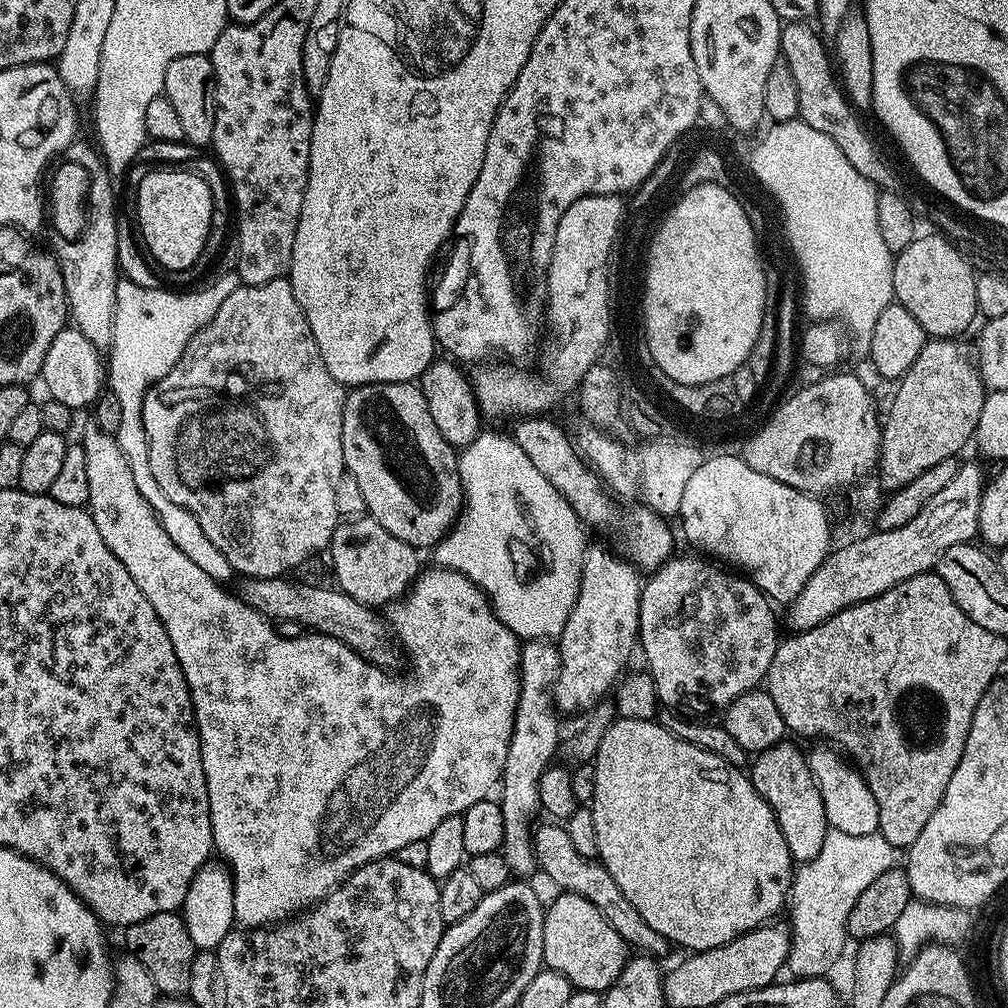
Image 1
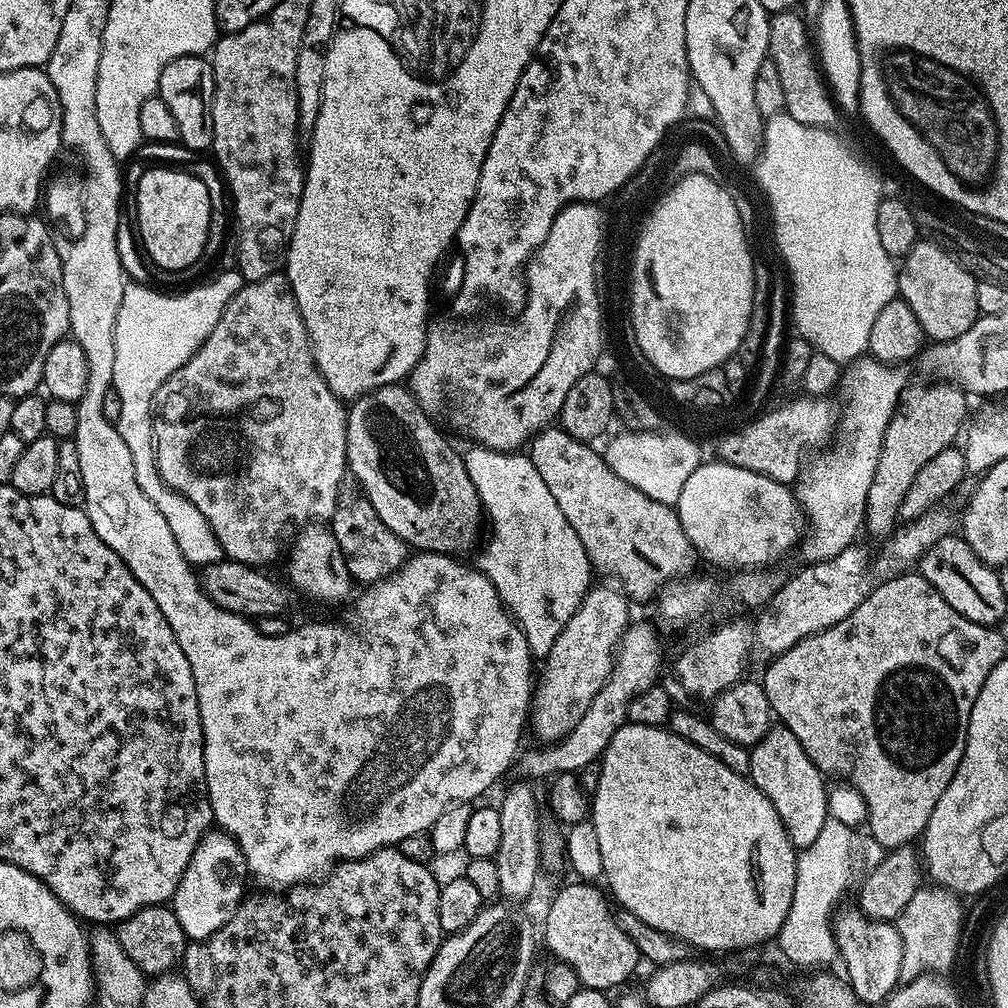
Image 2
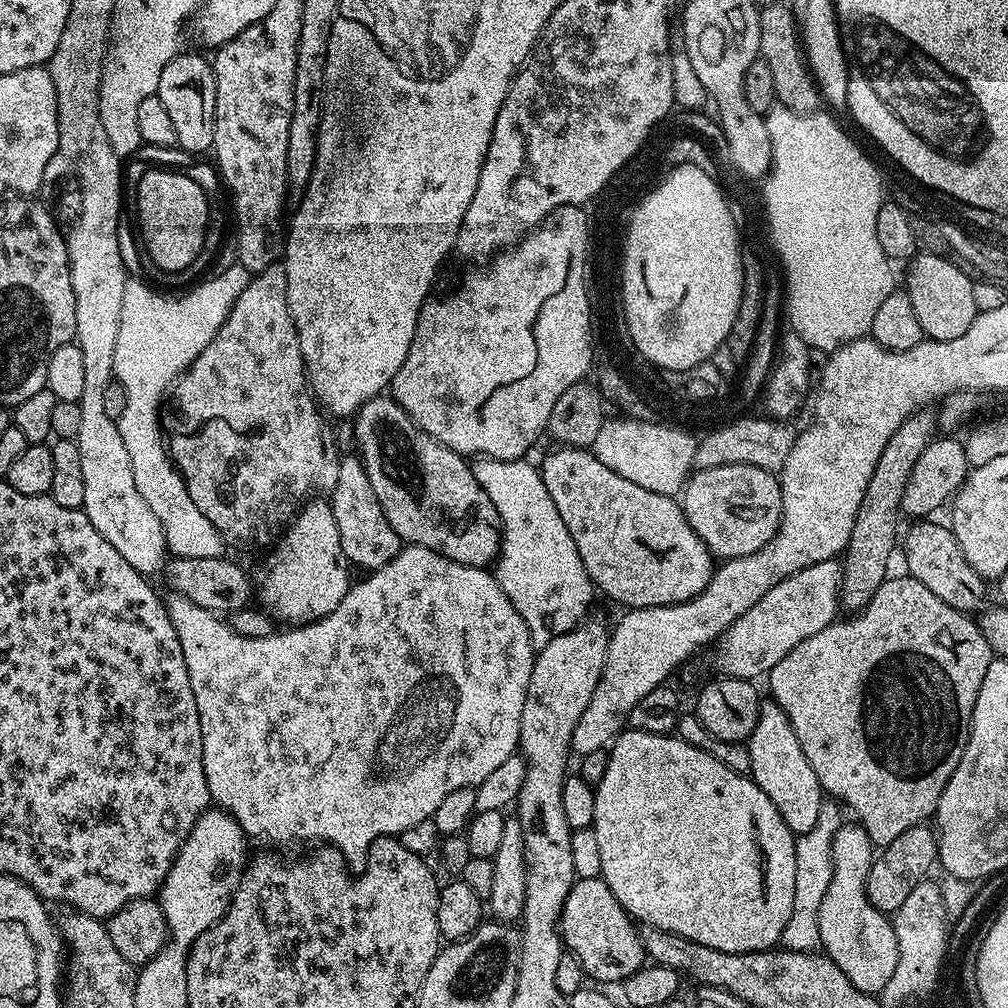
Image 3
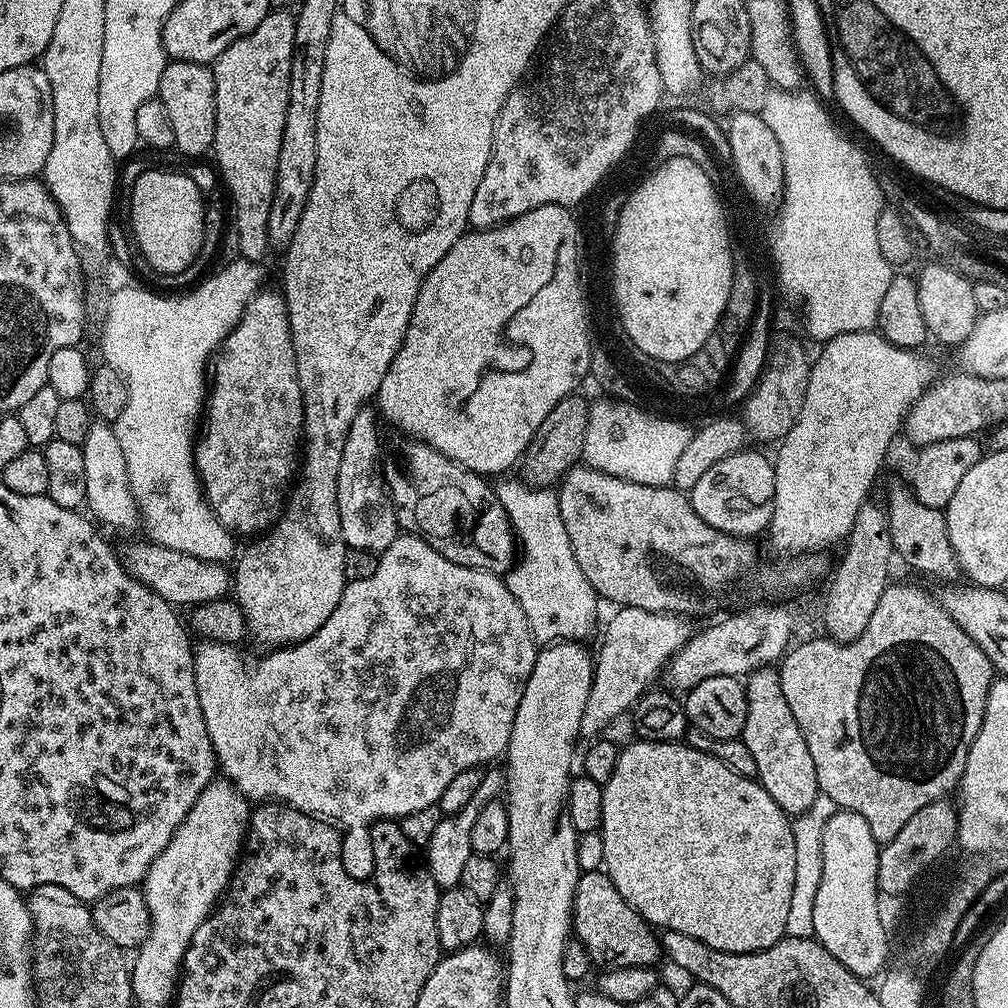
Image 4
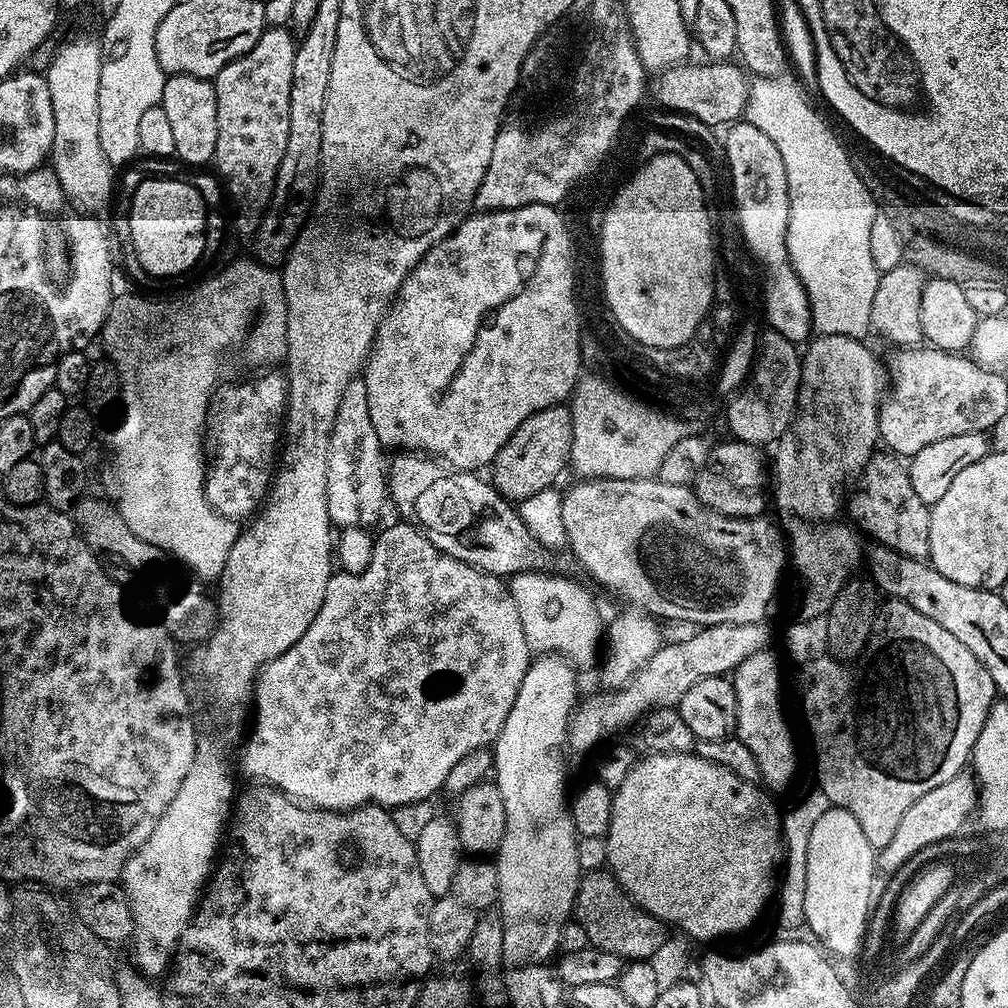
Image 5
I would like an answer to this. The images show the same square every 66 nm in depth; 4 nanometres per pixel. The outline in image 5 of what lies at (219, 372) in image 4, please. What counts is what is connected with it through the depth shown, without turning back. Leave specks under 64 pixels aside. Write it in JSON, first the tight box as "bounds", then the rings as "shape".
{"bounds":[206,370,288,521],"shape":[[[268,370],[257,380],[248,380],[245,384],[236,384],[220,400],[220,409],[215,409],[214,424],[216,426],[210,436],[216,439],[216,458],[210,464],[206,476],[208,500],[227,520],[247,521],[261,511],[266,497],[269,495],[272,481],[278,471],[278,453],[282,448],[282,429],[286,419],[288,406],[288,382],[276,370]]]}

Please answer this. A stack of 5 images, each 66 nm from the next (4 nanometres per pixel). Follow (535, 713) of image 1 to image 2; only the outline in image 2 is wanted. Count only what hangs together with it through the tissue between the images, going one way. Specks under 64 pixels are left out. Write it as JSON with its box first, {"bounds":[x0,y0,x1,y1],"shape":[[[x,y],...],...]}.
{"bounds":[494,784,542,902],"shape":[[[528,784],[510,785],[504,801],[499,801],[498,804],[502,842],[498,846],[494,859],[498,866],[500,896],[508,902],[520,902],[516,900],[526,899],[535,890],[536,875],[539,874],[540,868],[542,869],[540,859],[542,823],[540,824],[540,816],[536,813],[536,796],[531,788],[533,785]]]}

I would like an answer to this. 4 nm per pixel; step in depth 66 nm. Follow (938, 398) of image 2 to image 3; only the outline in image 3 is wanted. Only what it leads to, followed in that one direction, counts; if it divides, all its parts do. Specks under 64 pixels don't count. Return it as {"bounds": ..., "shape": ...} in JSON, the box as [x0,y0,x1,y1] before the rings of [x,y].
{"bounds":[840,410,937,613],"shape":[[[928,410],[907,416],[902,426],[894,430],[890,442],[886,442],[886,450],[882,450],[882,458],[878,458],[878,466],[874,466],[874,474],[870,474],[870,482],[866,482],[866,494],[862,494],[862,506],[858,506],[858,518],[854,518],[854,530],[850,530],[850,542],[842,556],[844,577],[840,583],[840,602],[845,609],[849,608],[849,613],[863,610],[870,598],[874,598],[874,590],[878,590],[890,575],[888,563],[892,560],[892,551],[895,548],[897,551],[898,533],[901,531],[902,490],[906,490],[914,462],[918,462],[937,432],[937,417],[933,413],[931,416]]]}

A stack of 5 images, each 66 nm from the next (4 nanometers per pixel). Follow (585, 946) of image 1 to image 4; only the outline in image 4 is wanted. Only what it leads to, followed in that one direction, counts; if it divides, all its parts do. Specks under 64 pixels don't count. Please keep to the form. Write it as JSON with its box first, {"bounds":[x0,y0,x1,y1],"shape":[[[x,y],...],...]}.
{"bounds":[571,870,662,970],"shape":[[[603,870],[581,872],[572,903],[571,931],[574,933],[575,939],[580,940],[582,946],[586,946],[593,965],[605,964],[603,967],[608,970],[613,968],[646,968],[655,965],[655,960],[661,959],[662,956],[662,949],[653,925],[640,917],[624,901],[622,894],[618,894],[618,890],[614,890],[614,882],[610,882],[608,873]]]}

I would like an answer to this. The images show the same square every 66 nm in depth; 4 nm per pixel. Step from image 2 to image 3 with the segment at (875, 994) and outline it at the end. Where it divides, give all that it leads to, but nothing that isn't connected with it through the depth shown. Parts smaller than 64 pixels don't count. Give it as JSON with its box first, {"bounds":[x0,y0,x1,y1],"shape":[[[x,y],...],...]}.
{"bounds":[818,822,898,994],"shape":[[[859,822],[851,823],[841,823],[832,837],[832,877],[818,910],[819,943],[824,944],[823,951],[828,959],[850,978],[855,988],[879,994],[894,975],[898,963],[898,938],[891,919],[879,912],[866,894],[866,882],[874,859],[872,840]]]}

